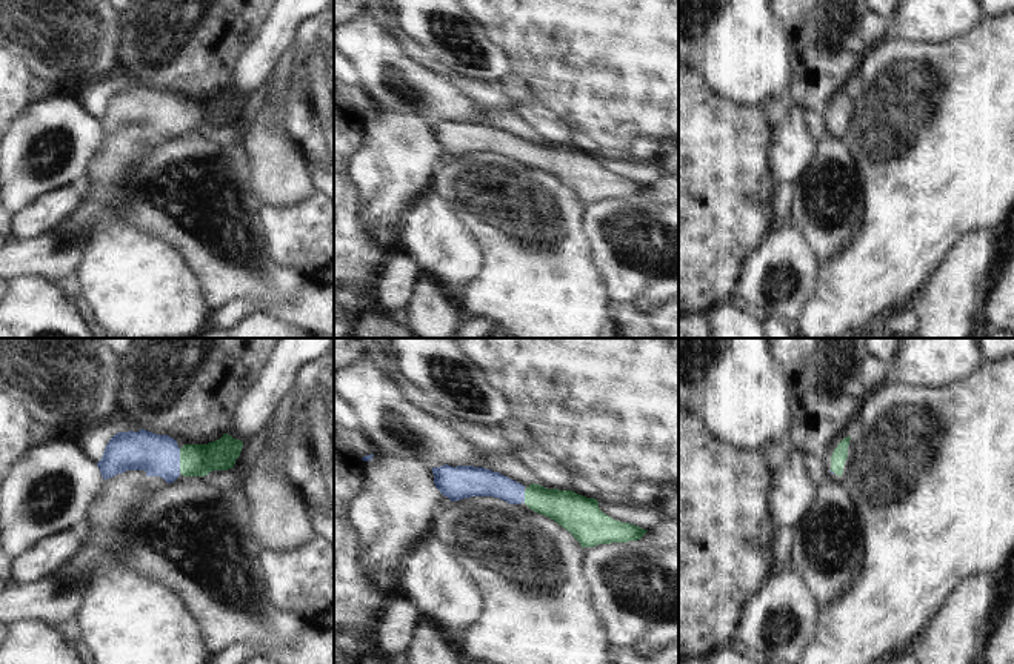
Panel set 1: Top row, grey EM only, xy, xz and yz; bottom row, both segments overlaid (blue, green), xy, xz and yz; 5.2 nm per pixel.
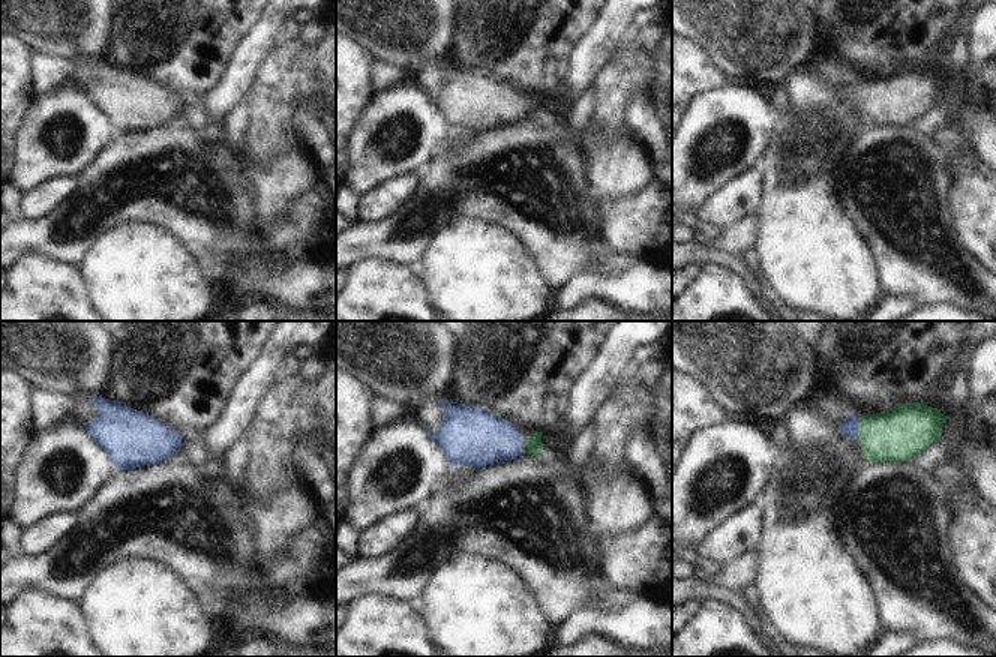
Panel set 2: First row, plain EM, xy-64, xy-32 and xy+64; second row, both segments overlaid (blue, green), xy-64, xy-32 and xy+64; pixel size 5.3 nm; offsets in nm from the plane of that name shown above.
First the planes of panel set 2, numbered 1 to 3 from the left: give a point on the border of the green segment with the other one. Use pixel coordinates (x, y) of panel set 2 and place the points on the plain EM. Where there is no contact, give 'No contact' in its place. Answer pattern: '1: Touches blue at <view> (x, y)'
1: No contact
2: No contact
3: Touches blue at xy+64 (857, 92)

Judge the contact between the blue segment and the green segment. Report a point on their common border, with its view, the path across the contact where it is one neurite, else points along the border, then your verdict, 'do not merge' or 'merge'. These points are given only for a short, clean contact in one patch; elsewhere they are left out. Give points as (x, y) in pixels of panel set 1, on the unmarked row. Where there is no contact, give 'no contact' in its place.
xy (179, 117) | merge

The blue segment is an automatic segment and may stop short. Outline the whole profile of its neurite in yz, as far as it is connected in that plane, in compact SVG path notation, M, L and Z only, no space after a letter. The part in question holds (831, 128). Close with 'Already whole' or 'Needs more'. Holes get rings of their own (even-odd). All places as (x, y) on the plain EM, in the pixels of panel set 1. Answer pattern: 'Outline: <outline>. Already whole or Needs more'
Outline: M851 92L843 94L831 112L831 129L842 132Z. Needs more

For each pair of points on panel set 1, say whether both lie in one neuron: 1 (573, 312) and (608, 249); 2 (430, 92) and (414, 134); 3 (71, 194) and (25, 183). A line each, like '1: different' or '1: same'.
1: different
2: different
3: different

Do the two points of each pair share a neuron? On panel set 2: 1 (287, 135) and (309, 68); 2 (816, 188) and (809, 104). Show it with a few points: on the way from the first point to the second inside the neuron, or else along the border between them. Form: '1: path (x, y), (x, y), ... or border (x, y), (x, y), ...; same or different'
1: path (284, 119), (284, 93), (293, 84); same
2: path (810, 167), (810, 125); same

